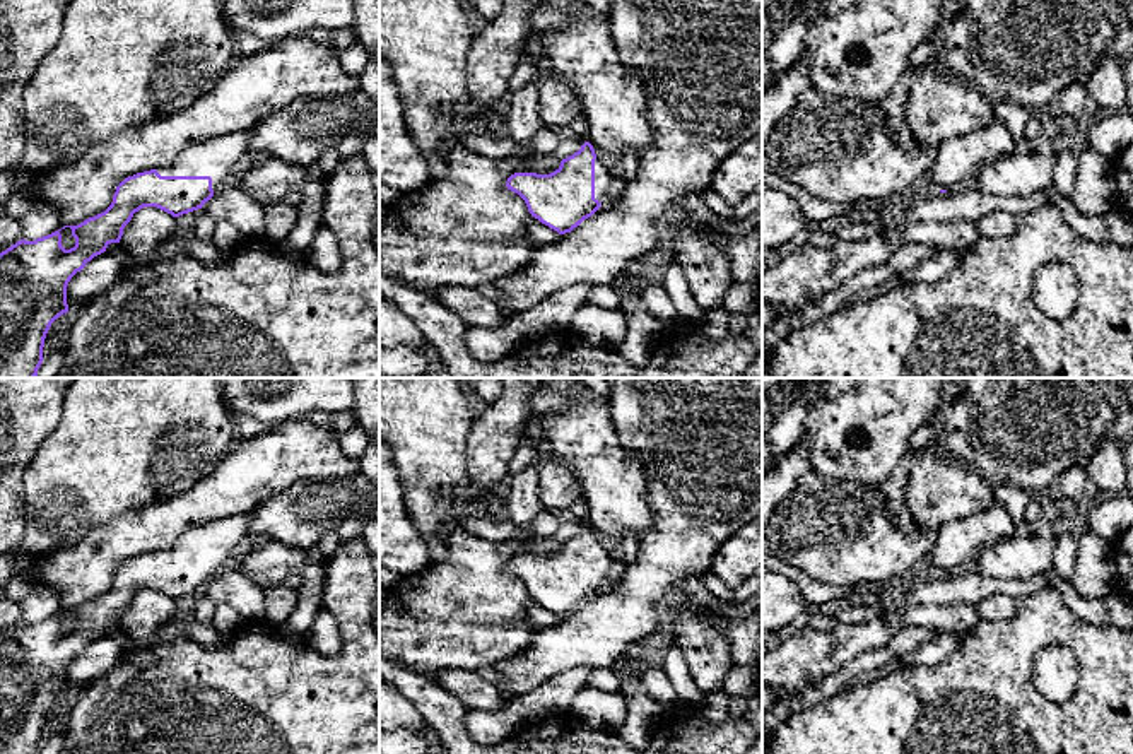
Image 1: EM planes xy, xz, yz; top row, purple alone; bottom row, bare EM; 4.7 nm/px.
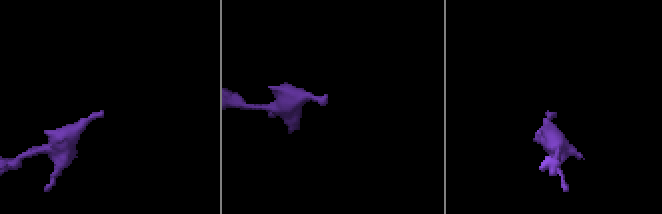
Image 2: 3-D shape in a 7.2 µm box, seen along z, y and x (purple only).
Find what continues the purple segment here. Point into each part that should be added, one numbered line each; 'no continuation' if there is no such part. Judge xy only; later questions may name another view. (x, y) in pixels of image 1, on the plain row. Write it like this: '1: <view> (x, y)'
1: xy (223, 542)

